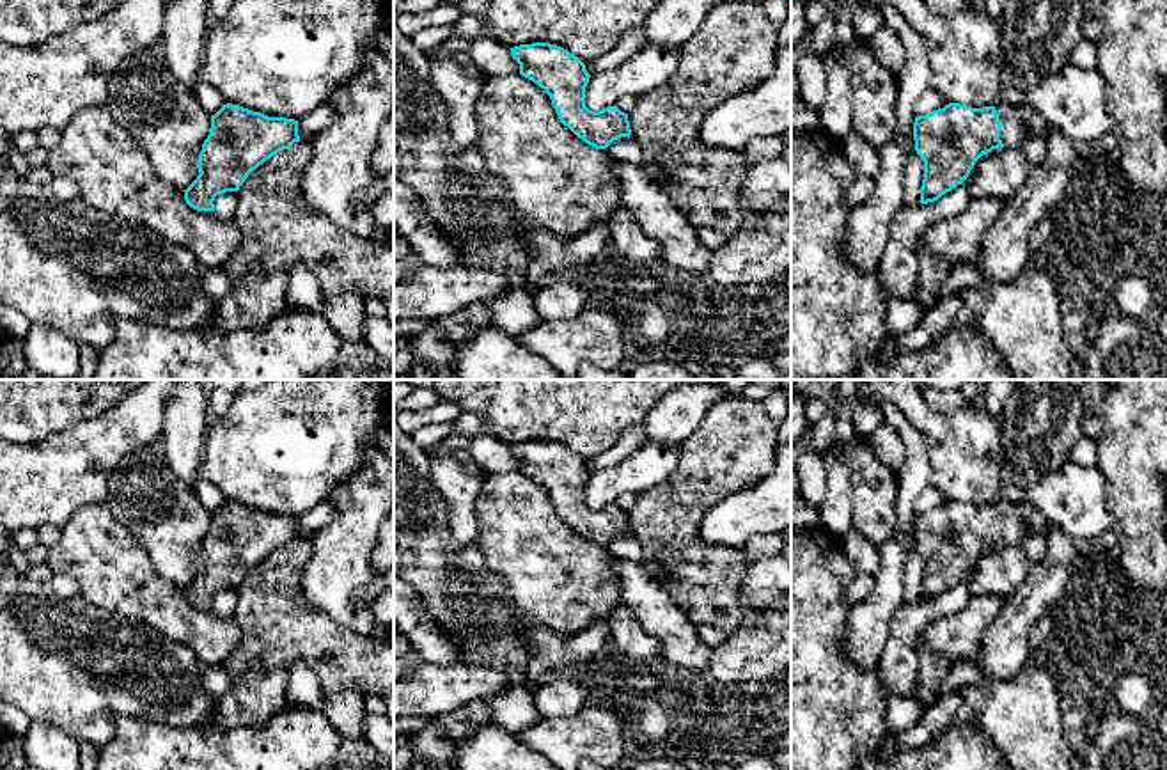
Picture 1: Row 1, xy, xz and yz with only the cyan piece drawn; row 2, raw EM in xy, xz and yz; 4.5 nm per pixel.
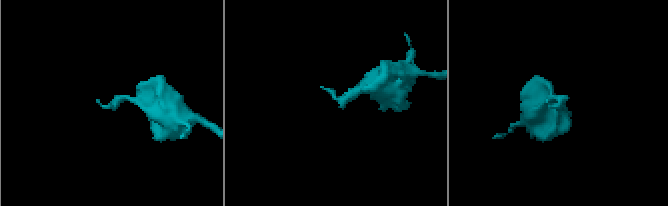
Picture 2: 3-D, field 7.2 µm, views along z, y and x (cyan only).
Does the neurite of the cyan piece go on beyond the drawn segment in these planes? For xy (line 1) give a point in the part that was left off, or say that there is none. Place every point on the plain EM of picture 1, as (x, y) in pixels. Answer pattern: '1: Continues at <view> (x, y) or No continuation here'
1: No continuation here

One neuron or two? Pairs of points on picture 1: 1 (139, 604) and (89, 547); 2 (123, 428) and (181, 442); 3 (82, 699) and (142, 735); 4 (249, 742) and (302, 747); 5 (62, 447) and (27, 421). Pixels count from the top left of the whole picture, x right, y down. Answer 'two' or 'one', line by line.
1: one
2: two
3: two
4: one
5: two

